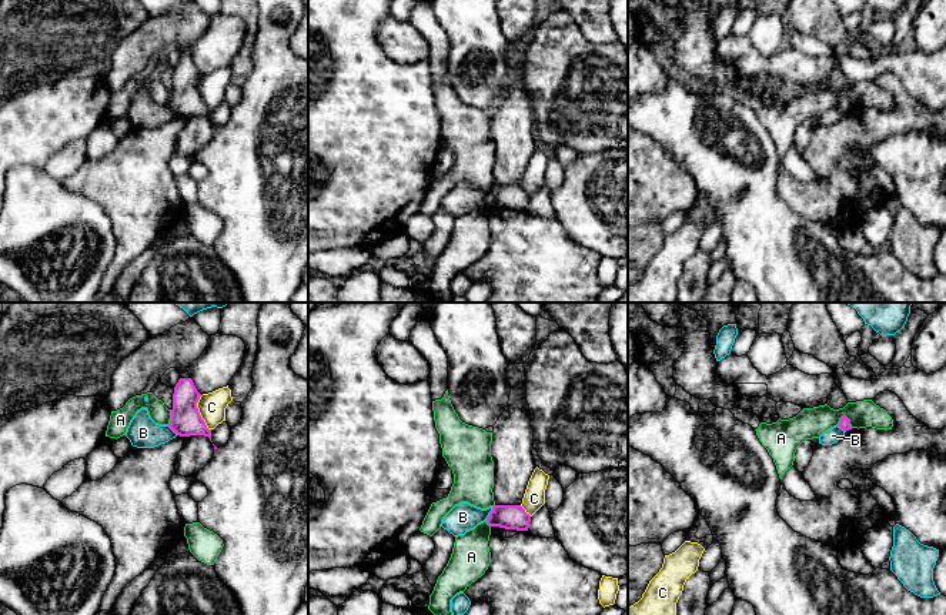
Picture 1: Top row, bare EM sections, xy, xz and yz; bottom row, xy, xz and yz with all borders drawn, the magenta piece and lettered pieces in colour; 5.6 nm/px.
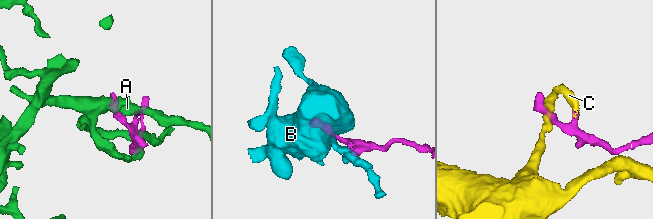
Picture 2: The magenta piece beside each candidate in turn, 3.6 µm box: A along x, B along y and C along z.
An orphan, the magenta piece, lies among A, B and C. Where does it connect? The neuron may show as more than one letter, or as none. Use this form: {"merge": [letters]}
{"merge": []}

